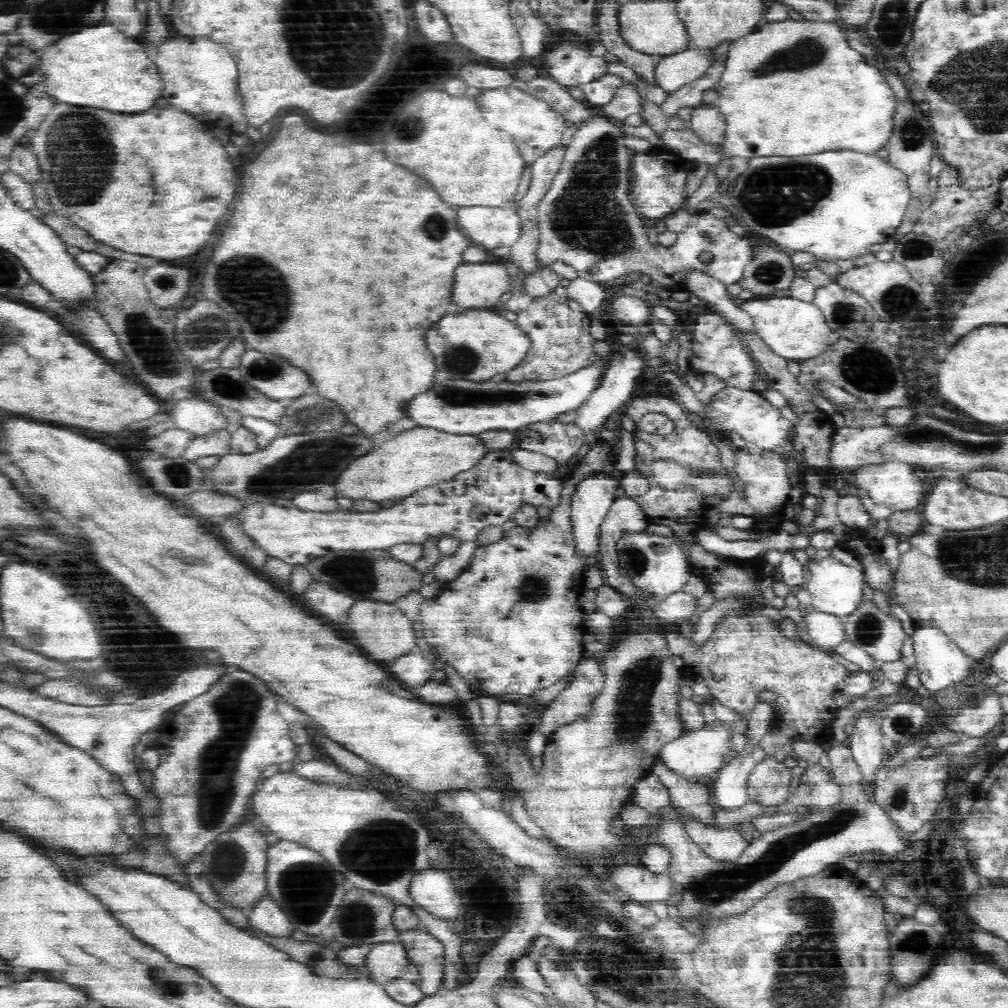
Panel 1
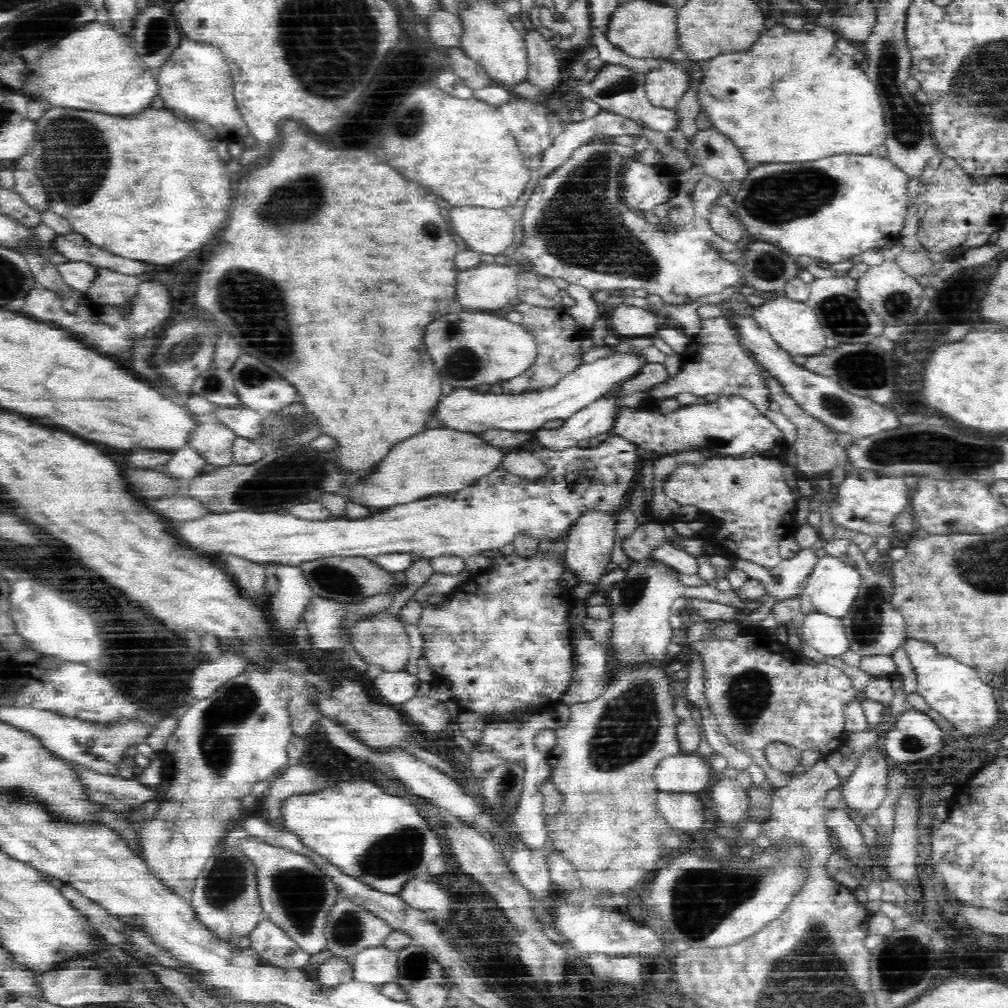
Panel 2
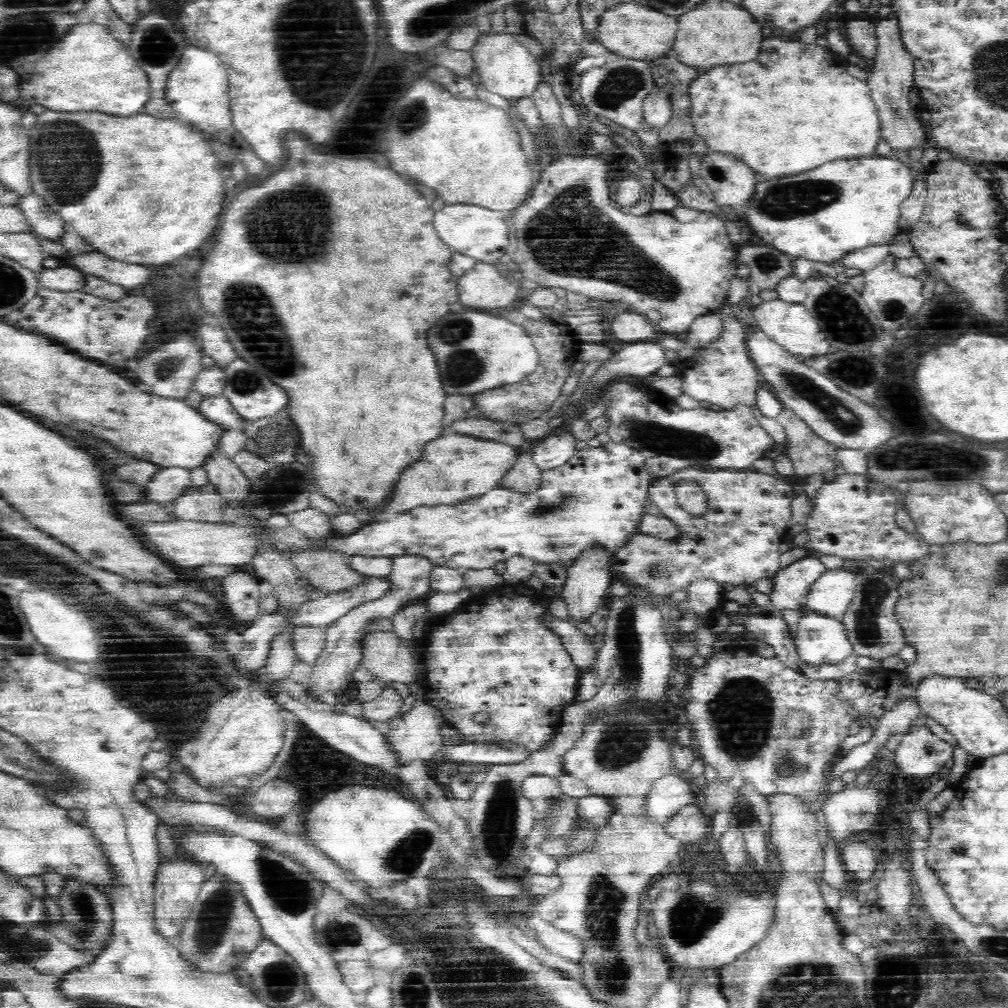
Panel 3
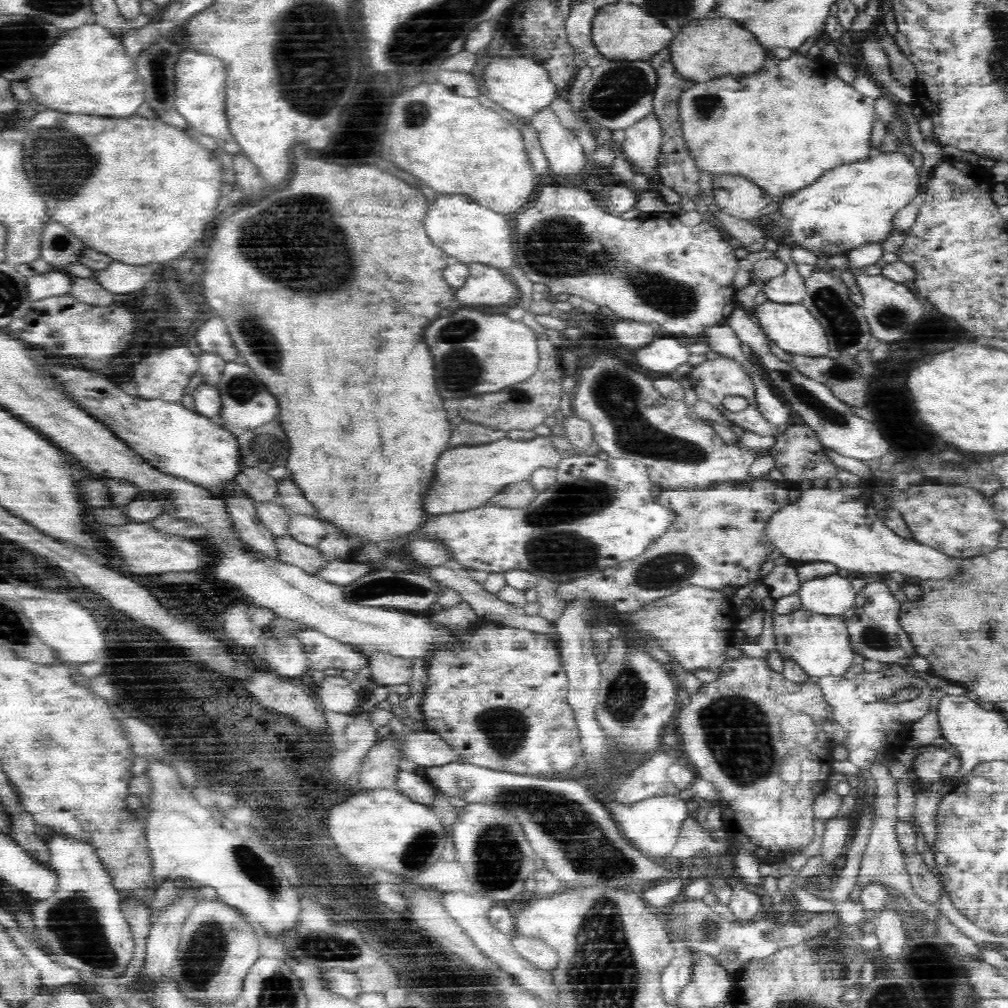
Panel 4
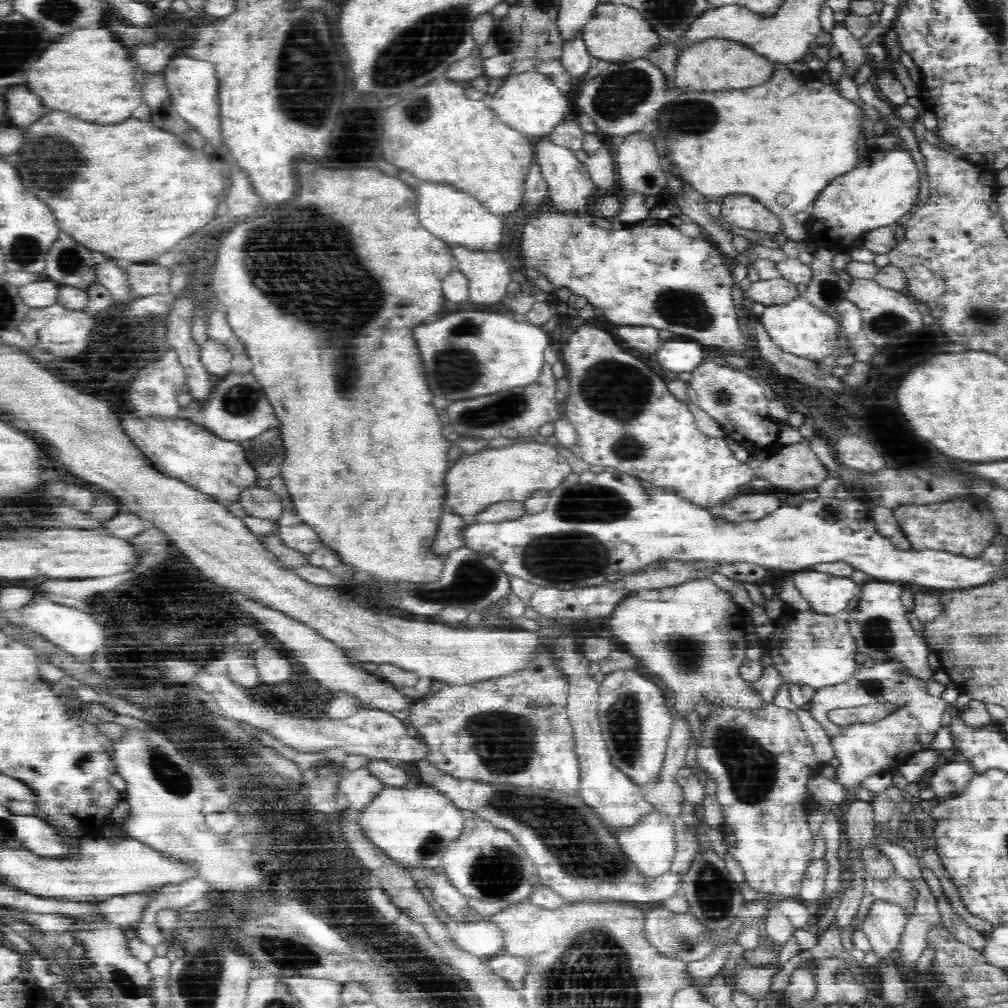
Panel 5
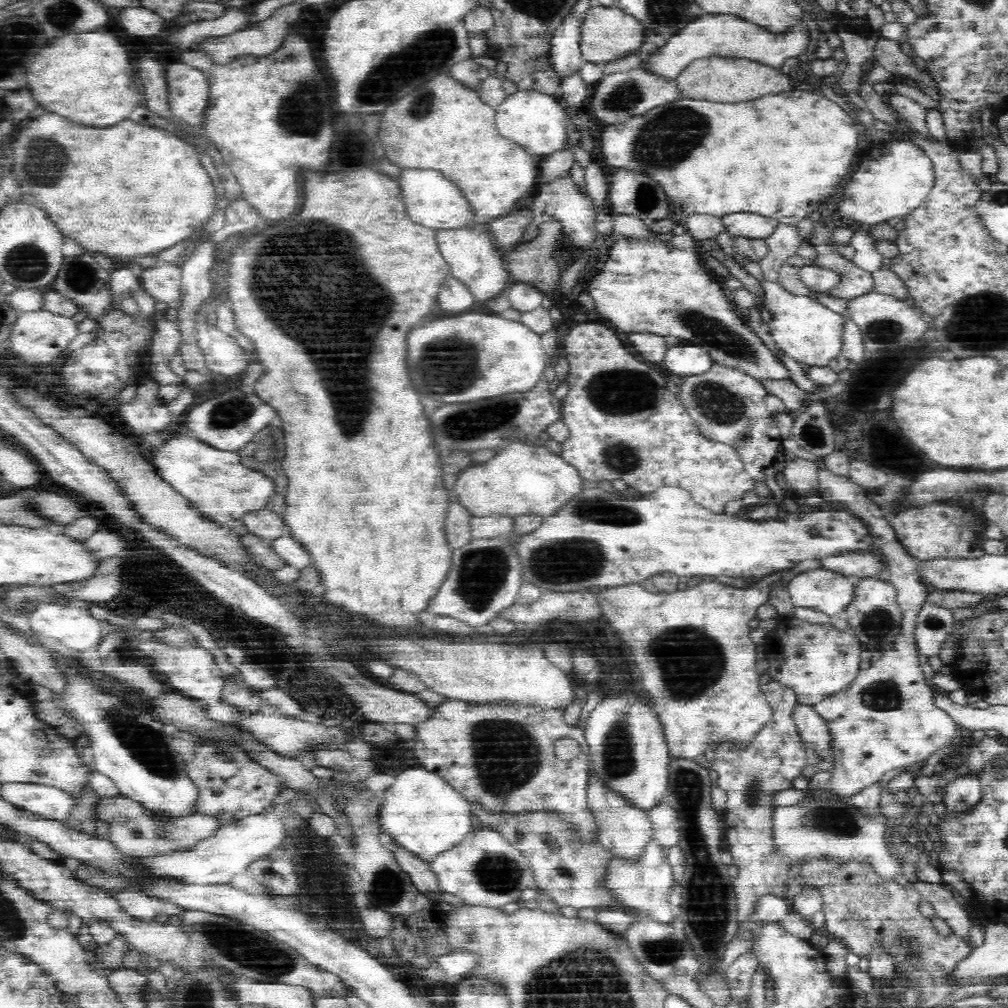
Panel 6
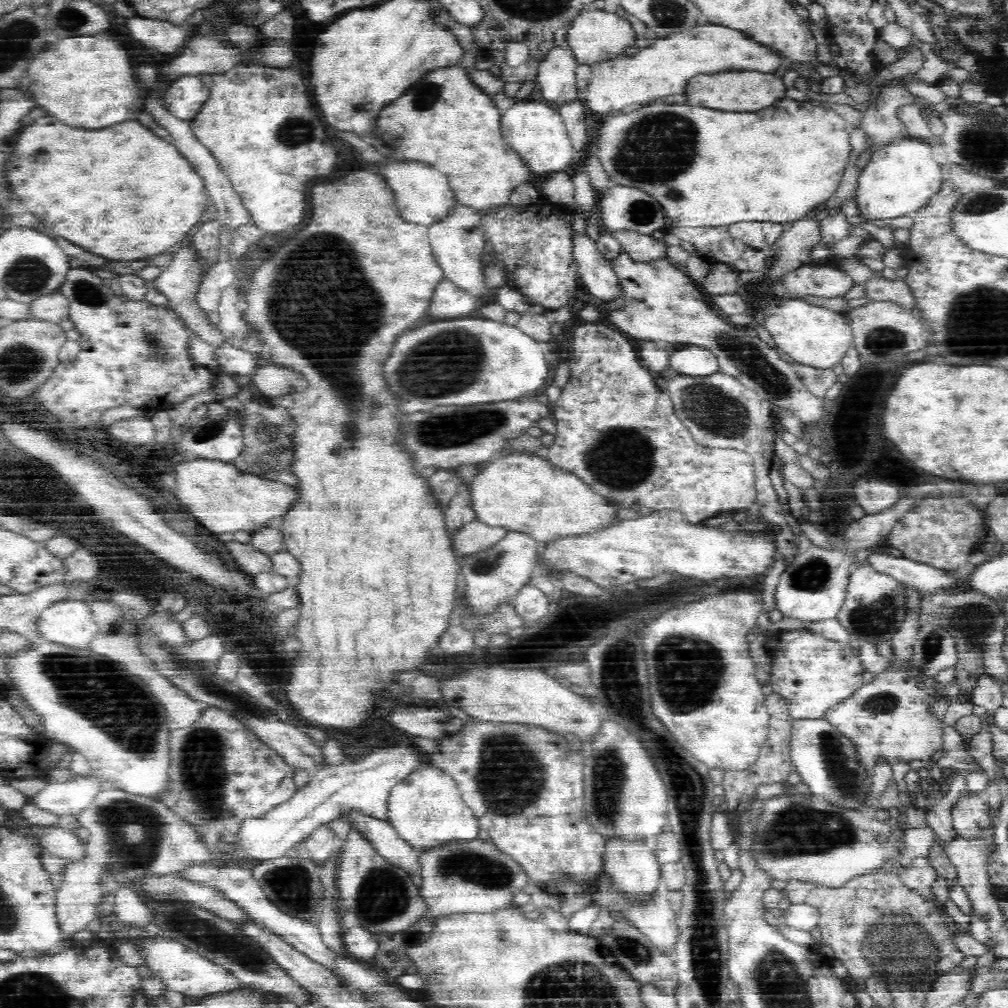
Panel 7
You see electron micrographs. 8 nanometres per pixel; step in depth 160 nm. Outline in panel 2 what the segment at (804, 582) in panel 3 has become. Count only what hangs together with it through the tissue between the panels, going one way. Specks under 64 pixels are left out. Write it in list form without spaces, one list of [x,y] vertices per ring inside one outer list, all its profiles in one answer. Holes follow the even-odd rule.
[[[705,539],[704,550],[710,556],[721,554],[728,557],[734,568],[746,572],[749,579],[769,592],[772,602],[778,602],[782,598],[794,596],[794,594],[801,594],[802,586],[817,560],[815,549],[812,547],[803,548],[794,558],[783,560],[770,568],[763,564],[756,564],[752,560],[744,560],[743,557],[726,554],[710,539]]]

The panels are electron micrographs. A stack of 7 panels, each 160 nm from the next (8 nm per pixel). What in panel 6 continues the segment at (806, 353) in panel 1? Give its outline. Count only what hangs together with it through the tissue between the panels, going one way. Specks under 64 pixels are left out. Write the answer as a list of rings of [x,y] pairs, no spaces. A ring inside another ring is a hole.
[[[764,280],[760,284],[765,292],[763,306],[772,317],[767,327],[774,342],[785,354],[805,366],[829,366],[832,359],[841,354],[844,316],[832,312],[816,298],[791,293],[778,282]]]

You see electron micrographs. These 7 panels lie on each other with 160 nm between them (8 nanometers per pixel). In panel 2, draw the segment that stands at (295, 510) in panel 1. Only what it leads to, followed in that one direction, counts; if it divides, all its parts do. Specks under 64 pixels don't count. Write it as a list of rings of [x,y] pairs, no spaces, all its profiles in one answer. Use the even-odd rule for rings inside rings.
[[[528,431],[528,433],[530,433],[530,438],[526,447],[546,463],[549,470],[545,477],[530,479],[508,472],[501,461],[496,468],[492,468],[492,472],[480,476],[474,484],[468,484],[454,492],[438,492],[412,500],[412,502],[396,504],[380,514],[362,518],[330,516],[318,520],[296,516],[288,510],[283,512],[236,510],[210,513],[204,518],[186,522],[178,530],[178,534],[201,552],[239,554],[254,562],[297,567],[299,564],[330,556],[375,557],[379,554],[390,554],[390,552],[413,552],[416,558],[431,558],[438,554],[459,554],[460,556],[487,554],[493,548],[501,548],[513,542],[518,530],[525,530],[539,539],[543,537],[554,539],[563,533],[566,534],[568,526],[578,518],[578,514],[586,506],[614,512],[626,506],[627,493],[639,477],[635,443],[626,440],[623,436],[611,433],[605,441],[594,448],[574,445],[556,450],[544,446],[538,440],[536,431]]]

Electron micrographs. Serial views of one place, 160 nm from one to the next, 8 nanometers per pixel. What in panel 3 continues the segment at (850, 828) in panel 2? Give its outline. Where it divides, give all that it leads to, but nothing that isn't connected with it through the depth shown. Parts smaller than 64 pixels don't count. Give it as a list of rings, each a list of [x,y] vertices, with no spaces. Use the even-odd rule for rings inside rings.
[[[862,840],[846,842],[840,853],[844,868],[852,872],[857,882],[868,879],[877,868],[876,852]]]

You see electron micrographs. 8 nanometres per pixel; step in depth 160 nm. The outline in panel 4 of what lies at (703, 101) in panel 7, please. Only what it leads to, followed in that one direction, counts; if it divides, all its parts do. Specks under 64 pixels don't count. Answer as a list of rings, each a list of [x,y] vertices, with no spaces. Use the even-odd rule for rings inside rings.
[[[715,13],[688,20],[668,49],[676,70],[692,81],[710,80],[718,74],[752,74],[762,66],[767,54],[756,35],[739,20]]]

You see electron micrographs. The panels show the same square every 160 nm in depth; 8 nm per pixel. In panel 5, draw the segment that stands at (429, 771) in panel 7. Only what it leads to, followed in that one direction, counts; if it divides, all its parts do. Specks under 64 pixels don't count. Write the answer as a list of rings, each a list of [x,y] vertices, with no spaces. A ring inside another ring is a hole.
[[[418,782],[416,790],[384,787],[364,808],[356,821],[364,838],[376,845],[390,861],[406,869],[442,869],[444,849],[460,834],[464,818],[460,808],[451,804],[433,788]]]

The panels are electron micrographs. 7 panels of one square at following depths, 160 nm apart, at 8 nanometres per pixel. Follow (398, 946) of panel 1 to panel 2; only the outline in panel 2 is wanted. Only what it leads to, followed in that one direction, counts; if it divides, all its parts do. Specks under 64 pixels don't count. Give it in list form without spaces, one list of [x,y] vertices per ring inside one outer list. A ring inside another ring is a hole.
[[[385,945],[366,948],[354,956],[356,980],[372,984],[394,982],[399,977],[398,953]]]

